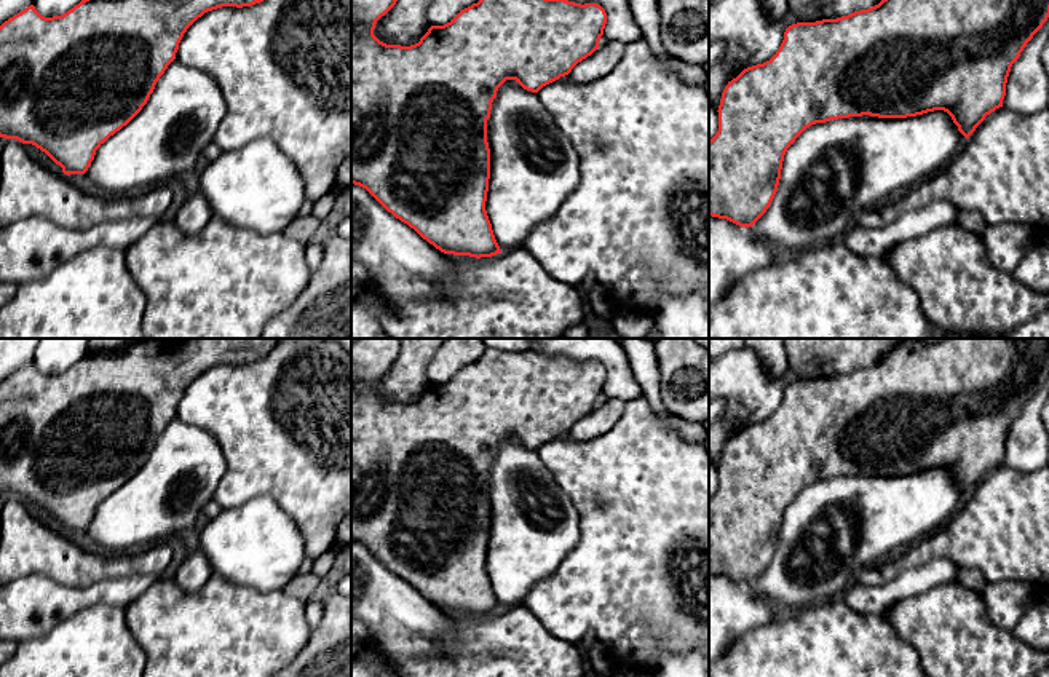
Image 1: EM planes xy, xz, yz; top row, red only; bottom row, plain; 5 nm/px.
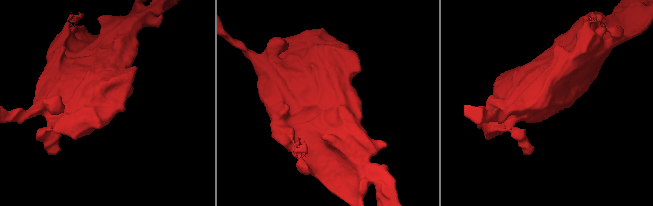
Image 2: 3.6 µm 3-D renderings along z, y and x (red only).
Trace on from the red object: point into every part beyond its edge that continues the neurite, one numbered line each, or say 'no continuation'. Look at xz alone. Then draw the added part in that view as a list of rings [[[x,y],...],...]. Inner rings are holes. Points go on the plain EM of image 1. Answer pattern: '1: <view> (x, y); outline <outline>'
no continuation

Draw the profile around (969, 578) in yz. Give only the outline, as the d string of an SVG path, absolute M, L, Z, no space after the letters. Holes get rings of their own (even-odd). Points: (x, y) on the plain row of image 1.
M960 568L956 580L968 589L982 592L987 580L979 570L974 568Z

